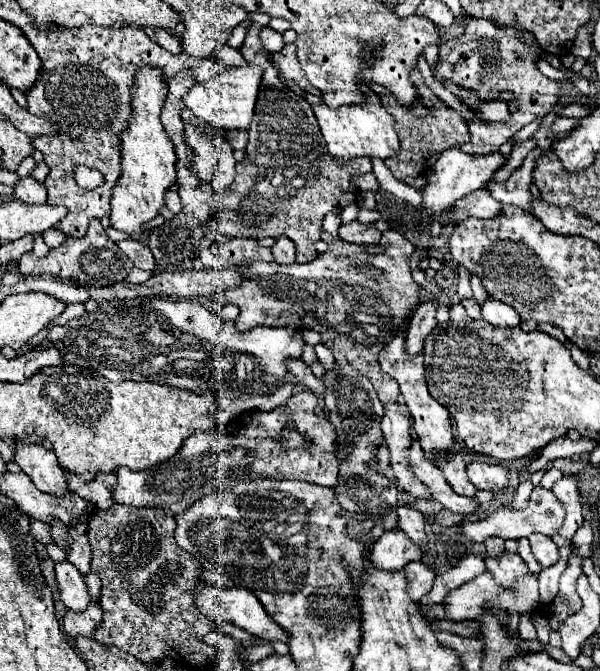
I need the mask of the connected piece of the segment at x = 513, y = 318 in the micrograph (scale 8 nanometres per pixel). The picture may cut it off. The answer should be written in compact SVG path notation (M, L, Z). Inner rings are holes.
M487 298L487 302L481 308L481 316L483 320L499 328L515 328L521 324L519 314L511 306L493 298Z

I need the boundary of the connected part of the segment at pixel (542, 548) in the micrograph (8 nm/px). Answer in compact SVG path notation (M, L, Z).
M535 534L535 536L529 536L529 544L531 544L531 550L533 550L535 558L539 560L539 564L543 568L549 568L559 560L557 544L551 538L547 538L543 534Z

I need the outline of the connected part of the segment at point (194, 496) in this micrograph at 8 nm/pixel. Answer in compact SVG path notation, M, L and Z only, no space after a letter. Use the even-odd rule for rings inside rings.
M301 390L293 394L287 404L269 412L243 412L227 428L215 428L211 432L197 430L191 434L191 438L185 440L179 454L163 464L141 472L119 468L115 472L117 488L113 496L119 504L169 508L179 514L207 496L211 490L231 490L235 484L253 478L295 478L319 486L335 486L339 472L333 446L335 428L325 418L315 414L317 402L318 398L313 392ZM289 420L297 426L299 432L309 436L313 442L311 448L281 448L279 434Z

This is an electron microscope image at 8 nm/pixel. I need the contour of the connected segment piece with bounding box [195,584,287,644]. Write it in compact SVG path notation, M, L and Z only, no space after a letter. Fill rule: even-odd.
M205 584L203 588L195 590L195 602L197 602L197 608L213 620L229 620L233 626L239 626L253 636L259 636L265 640L279 640L287 644L287 632L283 632L283 628L279 628L279 624L275 624L271 616L267 616L267 610L263 608L263 604L259 604L257 596L247 588L239 588L239 586L225 588L219 584Z

